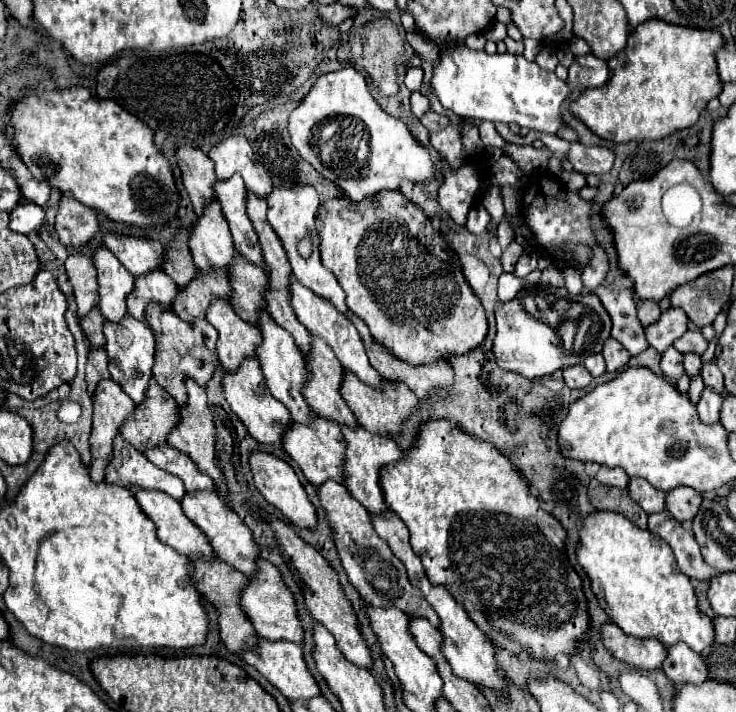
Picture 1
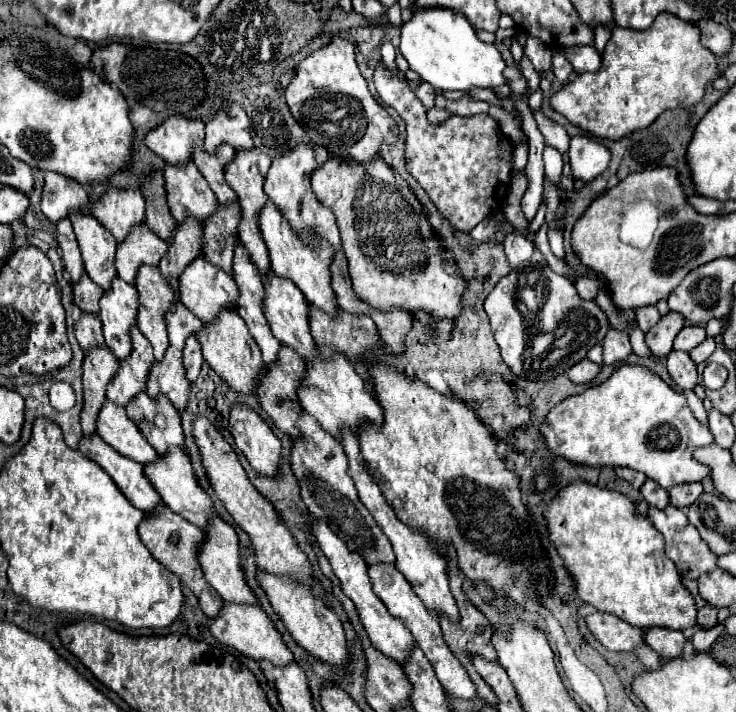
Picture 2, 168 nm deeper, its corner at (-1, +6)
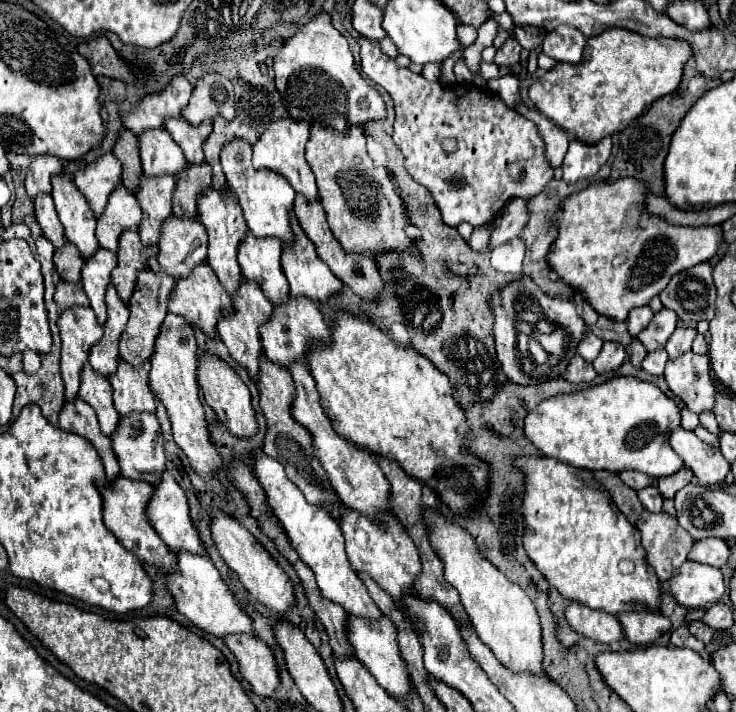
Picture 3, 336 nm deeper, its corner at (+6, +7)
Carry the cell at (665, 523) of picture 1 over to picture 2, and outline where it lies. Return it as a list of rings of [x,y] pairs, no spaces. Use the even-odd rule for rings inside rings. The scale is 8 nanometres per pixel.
[[[666,506],[664,510],[650,508],[648,510],[648,518],[652,520],[654,528],[664,536],[666,554],[676,564],[676,568],[678,568],[678,572],[682,576],[688,576],[688,578],[696,580],[698,576],[718,568],[718,564],[716,564],[718,556],[708,548],[708,544],[704,544],[704,540],[700,540],[700,534],[696,532],[696,528],[692,528],[692,524],[688,522],[686,514],[680,508],[676,508],[676,506]]]

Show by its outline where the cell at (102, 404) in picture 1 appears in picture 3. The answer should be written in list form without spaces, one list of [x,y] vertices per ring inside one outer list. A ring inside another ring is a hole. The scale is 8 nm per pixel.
[[[73,305],[61,311],[59,319],[59,333],[61,333],[61,377],[65,383],[65,399],[73,401],[79,393],[79,383],[81,383],[81,369],[89,359],[89,349],[93,343],[97,343],[101,339],[101,325],[97,323],[93,309],[91,307],[81,307],[81,305]]]

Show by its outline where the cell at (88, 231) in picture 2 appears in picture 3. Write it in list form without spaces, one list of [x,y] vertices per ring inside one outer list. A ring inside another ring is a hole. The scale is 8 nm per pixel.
[[[61,173],[53,179],[51,191],[57,207],[59,221],[63,223],[65,237],[75,243],[83,257],[95,253],[99,241],[95,237],[95,215],[89,211],[89,203],[85,203],[85,195],[77,191],[77,185],[67,173]]]

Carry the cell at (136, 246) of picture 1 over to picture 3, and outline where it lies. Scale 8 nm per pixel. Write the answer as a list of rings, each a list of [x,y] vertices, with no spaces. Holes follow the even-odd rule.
[[[105,153],[91,165],[75,173],[75,185],[87,197],[95,217],[99,217],[107,205],[111,191],[121,183],[121,163],[113,153]]]

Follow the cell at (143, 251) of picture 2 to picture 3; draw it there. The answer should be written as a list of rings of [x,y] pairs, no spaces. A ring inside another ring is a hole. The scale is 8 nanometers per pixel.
[[[121,185],[113,195],[109,195],[109,203],[105,207],[105,215],[97,219],[97,239],[99,245],[111,251],[117,251],[117,239],[123,229],[139,229],[141,207],[133,195]]]

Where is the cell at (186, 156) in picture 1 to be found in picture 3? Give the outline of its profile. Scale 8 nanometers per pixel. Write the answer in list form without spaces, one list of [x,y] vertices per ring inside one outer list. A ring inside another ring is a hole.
[[[185,75],[173,77],[165,89],[145,95],[129,111],[119,111],[121,121],[125,127],[129,127],[137,135],[143,133],[145,129],[163,127],[165,117],[181,115],[181,107],[187,105],[191,91],[193,91],[193,85]]]

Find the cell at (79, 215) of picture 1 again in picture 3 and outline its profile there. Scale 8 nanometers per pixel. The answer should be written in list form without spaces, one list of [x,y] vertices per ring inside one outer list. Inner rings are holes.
[[[39,155],[31,157],[31,165],[25,173],[25,191],[29,197],[35,197],[37,193],[49,193],[51,191],[51,177],[63,171],[61,159],[55,155]]]

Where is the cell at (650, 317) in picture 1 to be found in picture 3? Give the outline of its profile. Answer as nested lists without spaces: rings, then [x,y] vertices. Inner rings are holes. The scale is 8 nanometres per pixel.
[[[649,305],[633,309],[629,313],[629,317],[627,317],[627,331],[629,331],[629,335],[633,335],[633,337],[639,335],[639,331],[643,331],[649,325],[651,319],[653,319],[653,311],[651,311]]]

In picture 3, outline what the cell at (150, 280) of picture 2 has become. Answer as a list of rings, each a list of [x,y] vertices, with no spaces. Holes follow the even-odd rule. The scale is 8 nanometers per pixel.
[[[123,231],[119,237],[119,249],[117,249],[117,267],[113,269],[111,281],[115,283],[121,299],[129,303],[129,297],[133,293],[133,285],[137,281],[137,273],[147,265],[149,257],[155,255],[155,249],[147,249],[139,235],[135,231]]]

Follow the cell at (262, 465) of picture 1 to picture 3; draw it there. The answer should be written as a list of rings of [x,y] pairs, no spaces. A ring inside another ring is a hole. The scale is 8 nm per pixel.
[[[203,353],[197,359],[199,359],[197,383],[199,383],[199,389],[203,391],[205,403],[211,405],[211,409],[215,409],[221,423],[231,433],[235,433],[239,437],[251,437],[257,431],[257,421],[255,421],[255,411],[251,407],[251,395],[249,395],[247,385],[239,379],[235,369],[229,363],[225,363],[223,359],[219,359],[211,353]]]

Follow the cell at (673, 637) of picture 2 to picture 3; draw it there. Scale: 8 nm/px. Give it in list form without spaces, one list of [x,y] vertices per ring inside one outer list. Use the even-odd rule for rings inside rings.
[[[631,611],[629,615],[617,615],[617,619],[625,631],[625,639],[635,645],[649,645],[671,627],[665,615],[653,611]]]

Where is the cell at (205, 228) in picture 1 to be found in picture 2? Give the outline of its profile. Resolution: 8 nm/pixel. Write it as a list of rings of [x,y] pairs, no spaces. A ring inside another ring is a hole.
[[[188,164],[186,168],[166,166],[164,178],[170,212],[176,224],[186,222],[188,218],[196,218],[200,224],[204,224],[204,220],[214,216],[220,208],[216,194],[212,188],[208,188],[208,182],[204,176],[200,176],[194,164]]]

